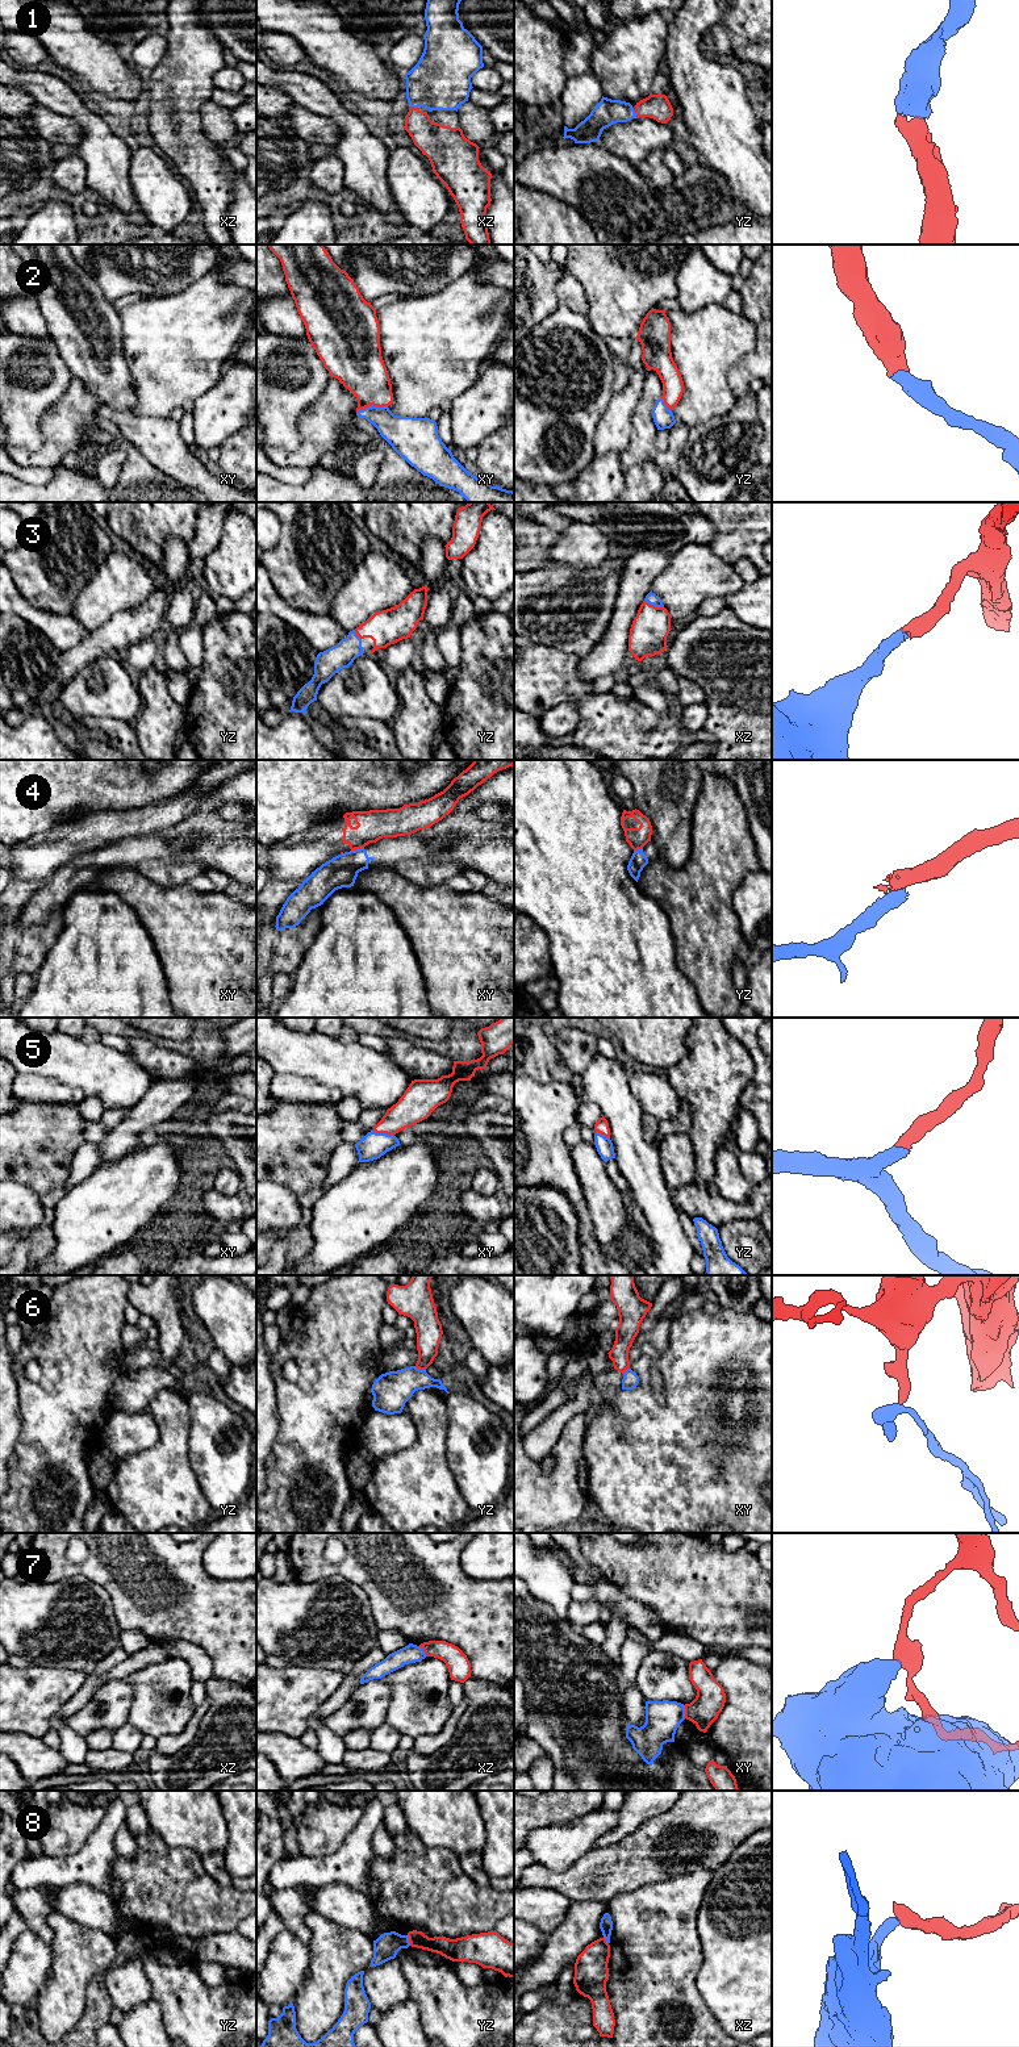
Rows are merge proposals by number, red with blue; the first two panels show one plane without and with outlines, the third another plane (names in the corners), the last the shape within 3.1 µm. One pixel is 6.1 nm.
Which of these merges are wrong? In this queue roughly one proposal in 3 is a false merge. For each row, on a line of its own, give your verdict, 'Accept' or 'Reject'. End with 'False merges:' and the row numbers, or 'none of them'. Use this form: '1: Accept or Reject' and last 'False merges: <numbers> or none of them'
1: Accept
2: Accept
3: Accept
4: Reject
5: Accept
6: Reject
7: Reject
8: Reject
False merges: 4, 6, 7, 8

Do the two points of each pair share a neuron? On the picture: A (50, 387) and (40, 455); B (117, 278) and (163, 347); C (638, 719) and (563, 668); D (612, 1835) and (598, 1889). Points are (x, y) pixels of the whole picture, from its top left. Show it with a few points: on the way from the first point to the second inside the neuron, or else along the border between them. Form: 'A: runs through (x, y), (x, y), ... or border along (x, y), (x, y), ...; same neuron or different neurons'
A: border along (67, 387), (42, 414), (38, 425); different neurons
B: border along (172, 293), (142, 297); different neurons
C: runs through (618, 719), (608, 719), (576, 688); same neuron
D: border along (637, 1828), (616, 1842), (596, 1847); different neurons

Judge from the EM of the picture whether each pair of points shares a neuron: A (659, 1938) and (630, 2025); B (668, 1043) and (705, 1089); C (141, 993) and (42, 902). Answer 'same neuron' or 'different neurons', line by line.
A: same neuron
B: different neurons
C: different neurons

